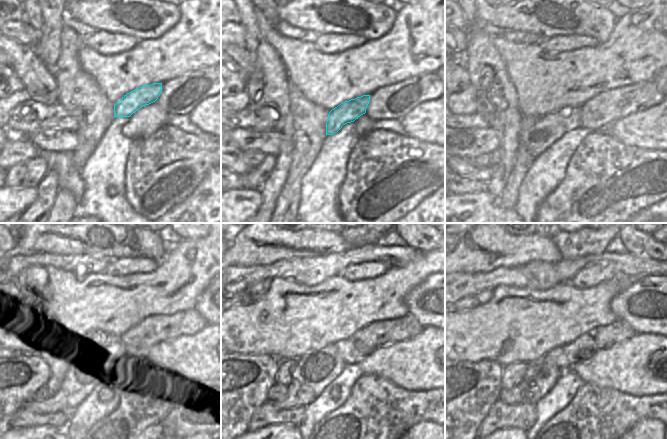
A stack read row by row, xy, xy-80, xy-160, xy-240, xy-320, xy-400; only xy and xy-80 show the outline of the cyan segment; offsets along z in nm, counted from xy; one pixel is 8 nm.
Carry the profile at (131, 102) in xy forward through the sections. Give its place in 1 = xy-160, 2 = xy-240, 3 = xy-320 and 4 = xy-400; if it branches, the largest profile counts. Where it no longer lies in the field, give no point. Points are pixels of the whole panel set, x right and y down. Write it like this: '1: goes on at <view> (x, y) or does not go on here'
1: goes on at xy-160 (547, 130)
2: goes on at xy-240 (90, 366)
3: goes on at xy-320 (315, 370)
4: goes on at xy-400 (540, 377)

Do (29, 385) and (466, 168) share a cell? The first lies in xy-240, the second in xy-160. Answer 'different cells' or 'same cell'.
different cells

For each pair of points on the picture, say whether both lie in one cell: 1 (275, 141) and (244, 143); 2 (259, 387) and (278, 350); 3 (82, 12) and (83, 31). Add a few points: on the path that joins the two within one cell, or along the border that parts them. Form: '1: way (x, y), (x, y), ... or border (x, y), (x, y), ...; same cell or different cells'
1: way (267, 141), (252, 142); same cell
2: border (251, 354), (270, 354), (283, 359); different cells
3: border (66, 14), (97, 29); different cells

